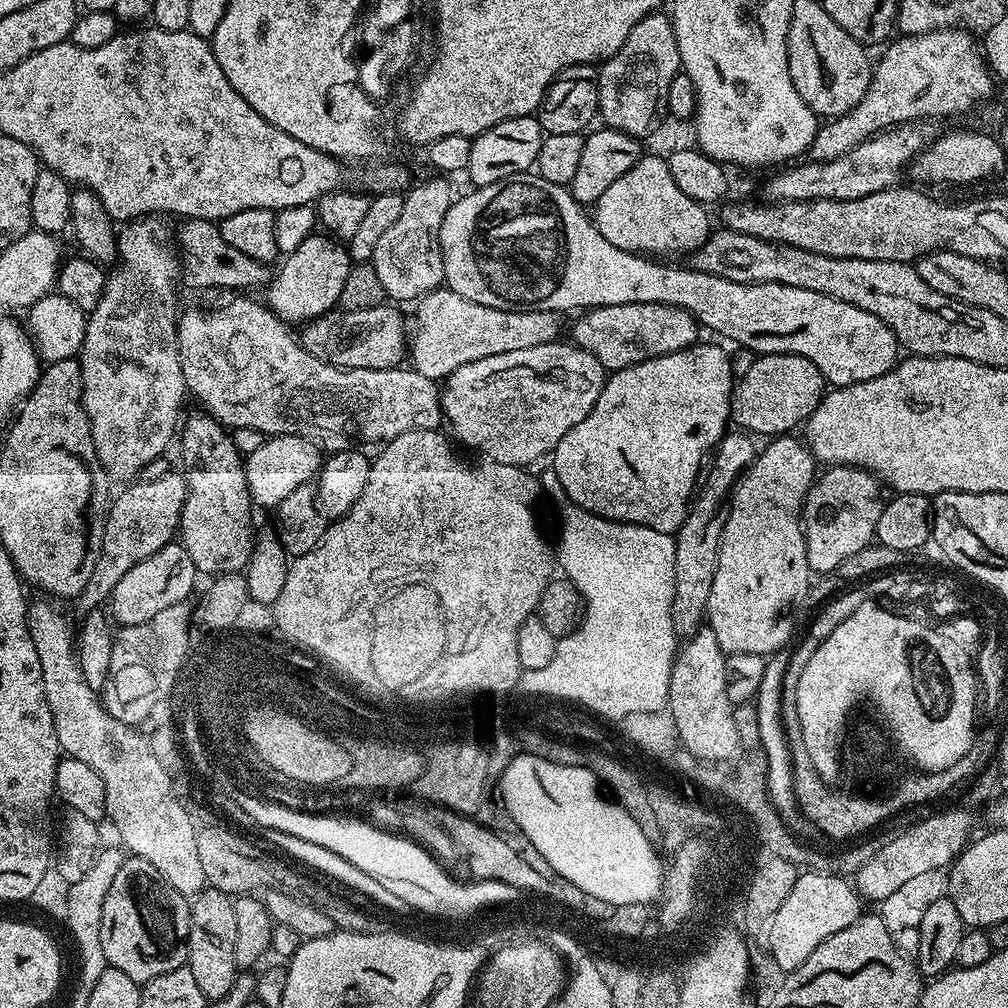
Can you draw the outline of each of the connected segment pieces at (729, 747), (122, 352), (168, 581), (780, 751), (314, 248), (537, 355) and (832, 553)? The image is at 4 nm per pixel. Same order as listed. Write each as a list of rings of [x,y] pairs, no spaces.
[[[705,626],[700,631],[694,633],[693,636],[687,637],[686,643],[688,644],[679,649],[678,655],[672,662],[672,677],[670,678],[670,690],[668,691],[668,702],[666,705],[667,711],[671,713],[676,723],[676,731],[678,733],[678,739],[683,746],[691,752],[693,756],[697,753],[700,756],[718,756],[721,754],[729,755],[735,750],[741,750],[742,746],[738,742],[738,729],[734,727],[734,714],[732,713],[733,704],[730,702],[730,698],[726,698],[726,653],[718,646],[718,638],[714,638],[711,628]]]
[[[144,218],[133,223],[118,236],[119,268],[116,280],[109,279],[106,291],[101,296],[98,306],[87,317],[88,325],[84,335],[84,347],[80,349],[79,362],[82,374],[82,403],[84,413],[88,415],[88,425],[92,431],[90,441],[91,451],[100,459],[104,472],[112,480],[131,481],[139,477],[150,462],[161,459],[165,455],[168,443],[174,440],[181,423],[180,407],[184,404],[186,389],[184,375],[180,365],[177,349],[171,343],[164,341],[164,332],[160,324],[152,316],[128,316],[123,320],[116,316],[124,304],[124,296],[136,308],[144,308],[151,302],[152,296],[160,296],[164,288],[172,284],[172,279],[178,276],[178,260],[168,253],[164,240],[160,237],[160,224],[156,218]]]
[[[180,542],[162,546],[162,550],[150,554],[150,558],[142,558],[138,566],[130,566],[130,570],[122,574],[118,586],[114,586],[110,597],[111,619],[120,626],[150,622],[154,614],[162,614],[162,610],[170,606],[185,603],[189,599],[187,596],[196,578],[198,578],[198,571],[195,568],[195,562],[191,560],[190,554]]]
[[[783,648],[771,653],[767,659],[766,671],[762,676],[762,684],[759,694],[755,698],[758,710],[758,734],[759,747],[763,750],[763,759],[767,762],[766,796],[770,798],[771,804],[776,808],[779,816],[786,822],[796,824],[802,820],[799,804],[796,803],[795,780],[792,777],[792,750],[788,748],[786,734],[784,732],[784,716],[781,712],[783,700],[783,684],[785,672],[788,669],[791,651]]]
[[[314,234],[298,246],[298,250],[287,253],[280,273],[271,277],[267,285],[268,300],[266,307],[289,326],[303,325],[317,320],[319,316],[333,311],[340,303],[342,285],[346,282],[348,269],[354,261],[348,254],[347,247],[324,234]]]
[[[557,342],[555,344],[543,344],[542,346],[530,346],[530,350],[510,350],[510,354],[494,354],[490,358],[478,358],[478,362],[466,362],[466,366],[458,366],[458,370],[454,370],[443,381],[442,391],[440,394],[440,406],[442,416],[445,421],[452,423],[452,428],[465,440],[468,444],[473,444],[476,448],[481,448],[485,452],[489,461],[497,464],[518,464],[521,466],[532,466],[535,460],[540,460],[549,455],[557,446],[558,442],[562,442],[562,438],[570,430],[574,430],[574,426],[578,426],[578,422],[582,422],[582,418],[586,418],[586,414],[590,414],[590,410],[594,406],[594,402],[598,402],[598,394],[604,389],[604,381],[606,379],[606,369],[602,366],[602,362],[598,362],[598,358],[594,358],[594,354],[590,354],[586,350],[576,347],[571,342]]]
[[[832,466],[819,473],[802,509],[806,558],[813,573],[835,573],[850,554],[858,554],[858,550],[873,543],[876,523],[885,505],[880,500],[880,488],[881,481],[865,468]]]

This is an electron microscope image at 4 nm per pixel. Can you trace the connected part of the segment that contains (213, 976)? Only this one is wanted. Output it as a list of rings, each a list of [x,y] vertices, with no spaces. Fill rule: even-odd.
[[[205,887],[194,897],[186,912],[186,967],[194,974],[194,982],[198,982],[198,990],[202,990],[208,1002],[222,998],[230,986],[234,986],[238,975],[234,958],[234,938],[238,938],[238,929],[232,902],[233,897],[222,890]]]

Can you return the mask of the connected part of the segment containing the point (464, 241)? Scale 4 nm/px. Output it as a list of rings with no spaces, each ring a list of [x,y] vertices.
[[[520,172],[516,176],[506,178],[502,182],[494,182],[485,188],[476,188],[472,190],[469,196],[453,199],[450,210],[442,222],[440,231],[440,249],[444,255],[444,278],[447,287],[453,292],[462,294],[470,302],[478,302],[482,306],[490,306],[498,310],[510,310],[511,312],[534,310],[546,310],[547,312],[559,312],[568,314],[571,308],[580,308],[576,310],[591,310],[593,308],[602,308],[606,304],[665,304],[666,306],[678,306],[686,310],[690,315],[696,317],[701,325],[704,324],[712,332],[721,332],[728,340],[733,340],[733,345],[748,348],[751,352],[773,356],[774,354],[790,354],[791,356],[801,356],[814,366],[818,366],[820,373],[824,375],[825,381],[832,386],[843,386],[846,384],[857,384],[866,382],[870,378],[878,378],[886,374],[893,366],[898,363],[898,345],[896,335],[889,330],[888,325],[874,318],[866,310],[858,310],[858,306],[850,306],[850,302],[842,302],[838,298],[830,298],[826,294],[818,294],[814,290],[802,290],[798,286],[786,286],[785,284],[739,284],[730,282],[726,278],[718,278],[714,274],[700,272],[697,268],[685,266],[685,268],[675,268],[672,264],[659,264],[659,259],[649,258],[644,254],[627,252],[602,238],[602,234],[597,230],[595,223],[590,219],[585,209],[576,201],[571,191],[563,184],[546,182],[538,174],[529,174]]]

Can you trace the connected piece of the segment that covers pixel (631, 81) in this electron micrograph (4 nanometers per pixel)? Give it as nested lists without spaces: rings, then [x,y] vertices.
[[[663,11],[653,12],[638,22],[634,30],[626,37],[626,42],[609,60],[603,61],[598,68],[600,81],[600,107],[598,116],[607,127],[624,132],[627,136],[645,138],[660,124],[660,119],[668,116],[668,103],[666,94],[670,90],[670,82],[682,71],[680,67],[680,55],[678,54],[678,42],[676,31],[672,28],[671,19]]]

